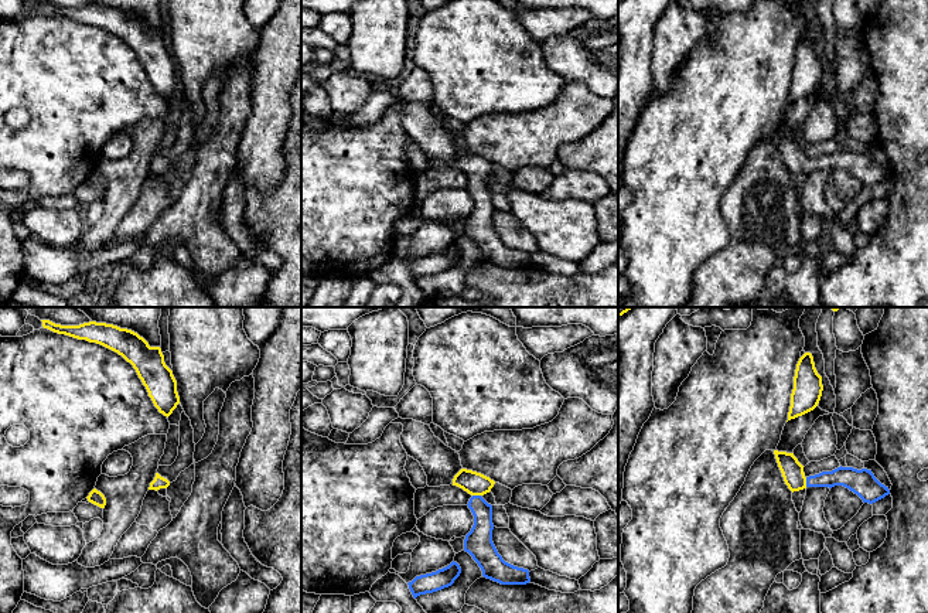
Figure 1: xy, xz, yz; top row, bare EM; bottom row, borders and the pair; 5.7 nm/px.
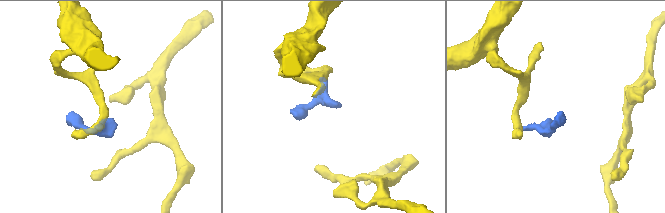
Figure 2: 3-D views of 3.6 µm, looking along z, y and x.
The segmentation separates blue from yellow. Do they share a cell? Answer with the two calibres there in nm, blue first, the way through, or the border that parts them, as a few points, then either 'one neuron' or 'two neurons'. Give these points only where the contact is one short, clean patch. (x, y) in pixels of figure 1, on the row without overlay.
120/130 nm | across yz (849, 160), (807, 164), (792, 155) | one neuron

